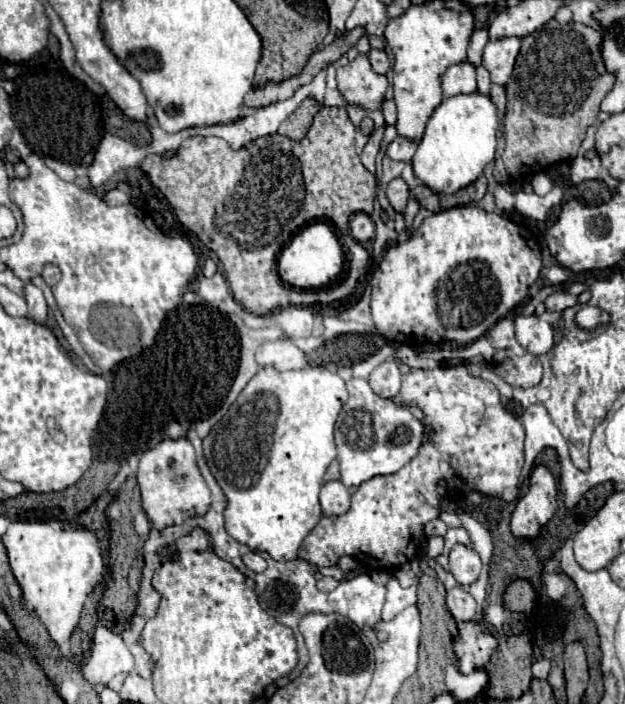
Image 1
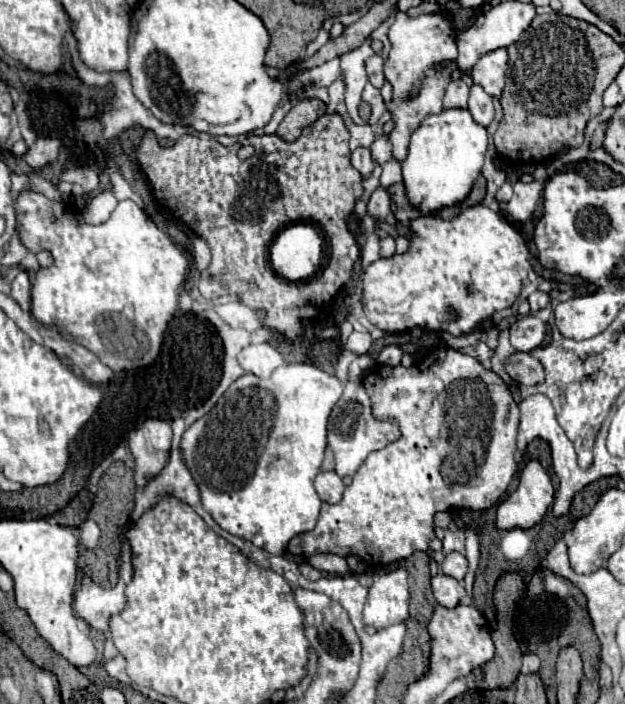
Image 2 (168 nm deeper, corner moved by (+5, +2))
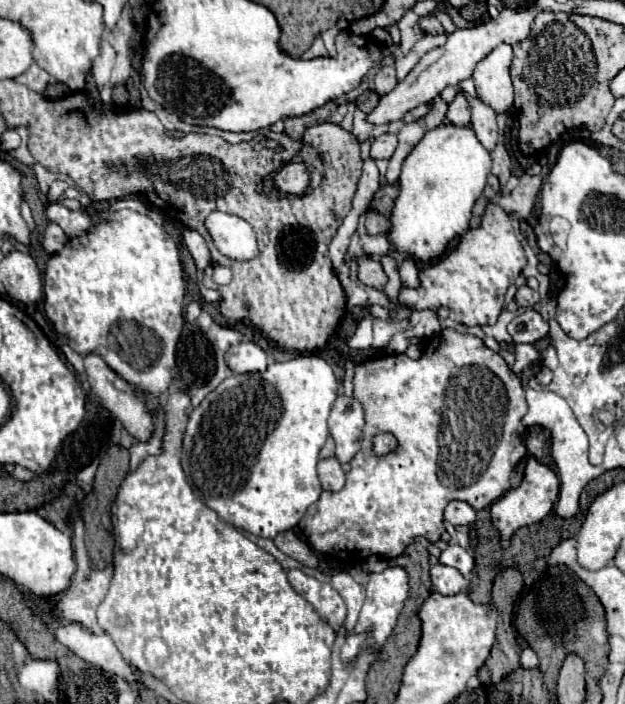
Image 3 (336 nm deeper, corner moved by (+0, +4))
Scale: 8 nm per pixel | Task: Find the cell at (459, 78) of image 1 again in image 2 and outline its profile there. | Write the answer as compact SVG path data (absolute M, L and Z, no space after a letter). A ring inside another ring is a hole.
M452 80L444 94L444 108L466 108L468 86L464 80Z

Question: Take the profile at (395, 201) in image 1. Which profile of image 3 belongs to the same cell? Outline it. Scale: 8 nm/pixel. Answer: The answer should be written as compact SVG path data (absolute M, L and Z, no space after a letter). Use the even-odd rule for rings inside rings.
M367 212L365 230L367 230L367 234L383 234L389 230L389 220L385 216L381 216L379 212Z

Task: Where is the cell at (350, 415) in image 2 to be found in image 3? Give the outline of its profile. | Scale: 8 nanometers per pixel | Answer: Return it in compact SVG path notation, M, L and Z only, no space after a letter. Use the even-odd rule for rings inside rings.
M339 396L329 414L329 432L335 440L335 458L339 462L349 462L361 446L363 440L363 408L355 398Z

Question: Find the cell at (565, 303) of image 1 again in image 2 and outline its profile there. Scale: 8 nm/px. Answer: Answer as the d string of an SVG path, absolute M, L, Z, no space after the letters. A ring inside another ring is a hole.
M536 290L536 292L528 298L528 302L530 302L530 306L532 306L532 312L538 312L538 310L542 310L542 308L548 306L550 296L544 294L544 292L538 292L538 290Z

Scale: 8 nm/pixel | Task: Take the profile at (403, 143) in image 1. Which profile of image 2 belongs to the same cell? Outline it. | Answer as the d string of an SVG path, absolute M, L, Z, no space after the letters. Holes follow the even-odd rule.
M378 136L374 140L374 144L370 146L370 150L372 150L372 158L380 164L392 160L392 144L390 144L388 136Z

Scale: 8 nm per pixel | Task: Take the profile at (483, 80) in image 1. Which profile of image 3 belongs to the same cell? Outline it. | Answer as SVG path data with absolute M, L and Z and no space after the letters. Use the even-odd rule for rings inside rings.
M469 98L471 104L471 128L477 140L491 152L497 144L497 122L495 112L479 98Z

